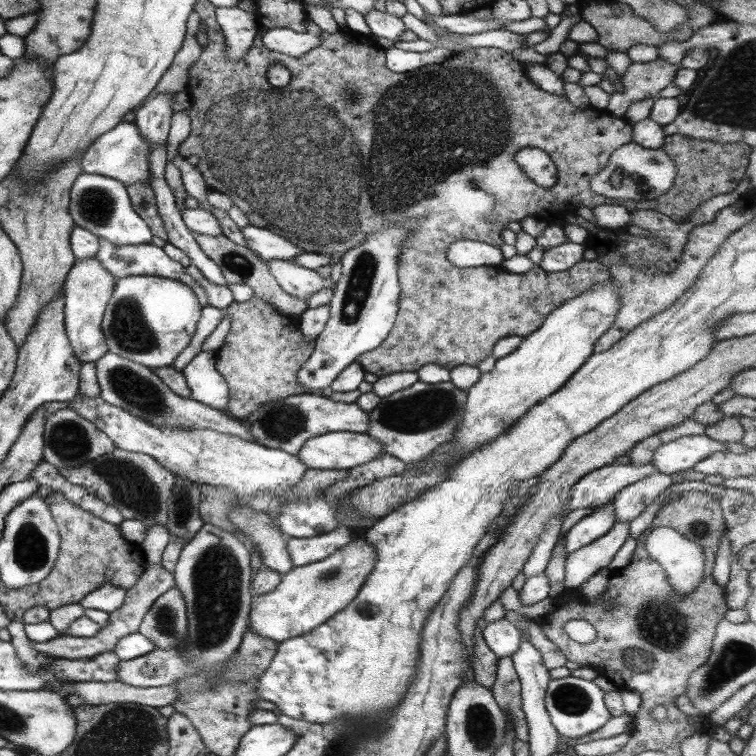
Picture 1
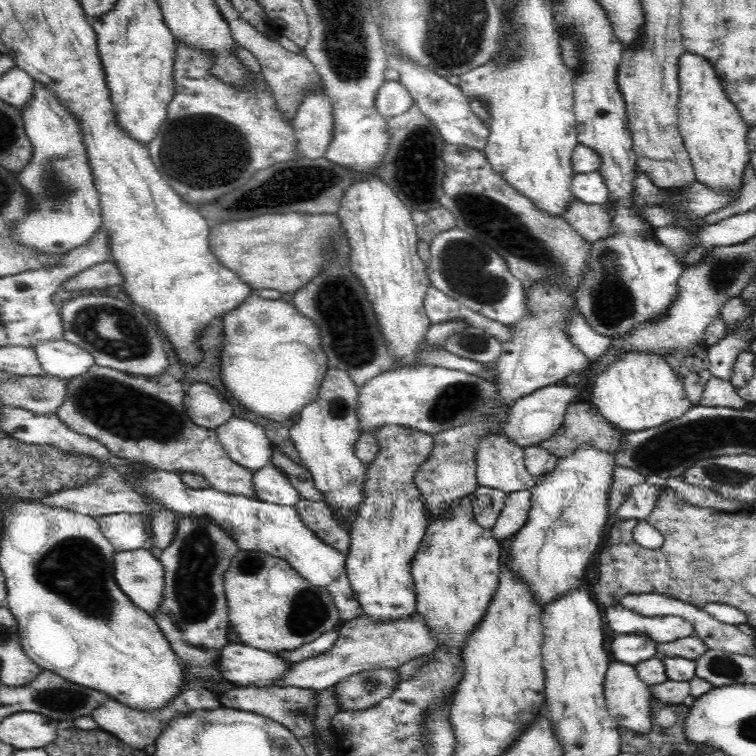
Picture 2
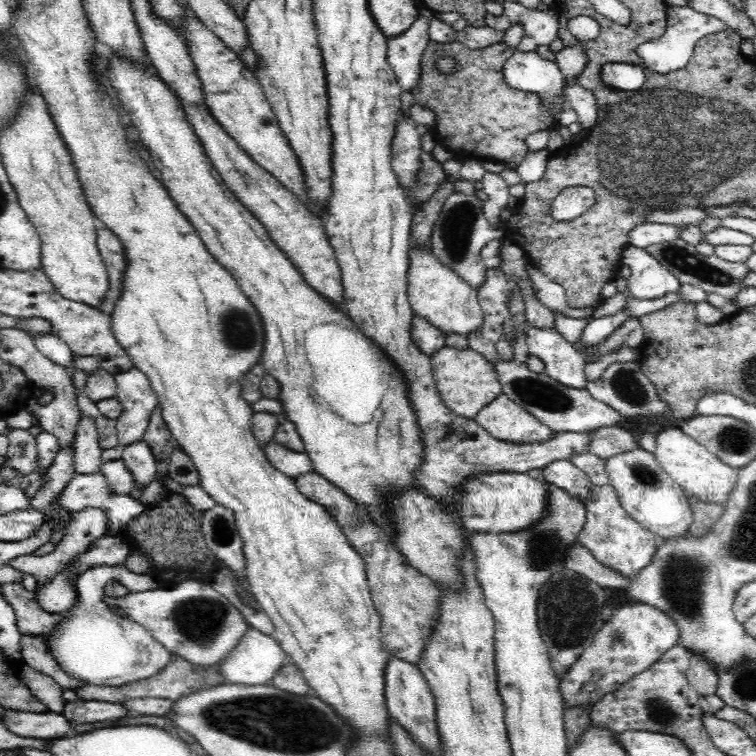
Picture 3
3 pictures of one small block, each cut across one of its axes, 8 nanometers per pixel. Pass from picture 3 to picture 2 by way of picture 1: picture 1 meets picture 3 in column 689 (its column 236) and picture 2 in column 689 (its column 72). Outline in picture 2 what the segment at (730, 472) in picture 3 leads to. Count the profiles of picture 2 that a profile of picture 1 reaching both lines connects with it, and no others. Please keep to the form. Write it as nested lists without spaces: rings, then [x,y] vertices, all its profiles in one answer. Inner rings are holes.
[[[629,352],[618,357],[593,380],[592,396],[599,415],[624,434],[650,430],[684,416],[693,407],[668,361],[646,353]]]

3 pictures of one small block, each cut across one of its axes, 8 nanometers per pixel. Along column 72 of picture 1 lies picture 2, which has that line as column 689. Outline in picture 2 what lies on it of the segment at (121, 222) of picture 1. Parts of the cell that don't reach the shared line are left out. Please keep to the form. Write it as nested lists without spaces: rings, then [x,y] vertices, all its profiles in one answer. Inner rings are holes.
[[[636,169],[636,174],[633,181],[633,200],[632,207],[638,213],[638,217],[642,219],[642,221],[646,221],[650,228],[662,228],[662,227],[674,227],[681,226],[681,222],[686,219],[702,219],[704,216],[717,213],[719,210],[723,208],[729,207],[731,204],[734,204],[738,200],[738,196],[742,196],[742,188],[744,188],[744,184],[741,187],[741,190],[736,193],[736,191],[714,191],[708,187],[704,187],[698,179],[687,185],[684,189],[679,189],[678,191],[664,191],[664,189],[658,189],[652,181],[650,181],[650,177],[645,172],[642,172],[640,169]]]

